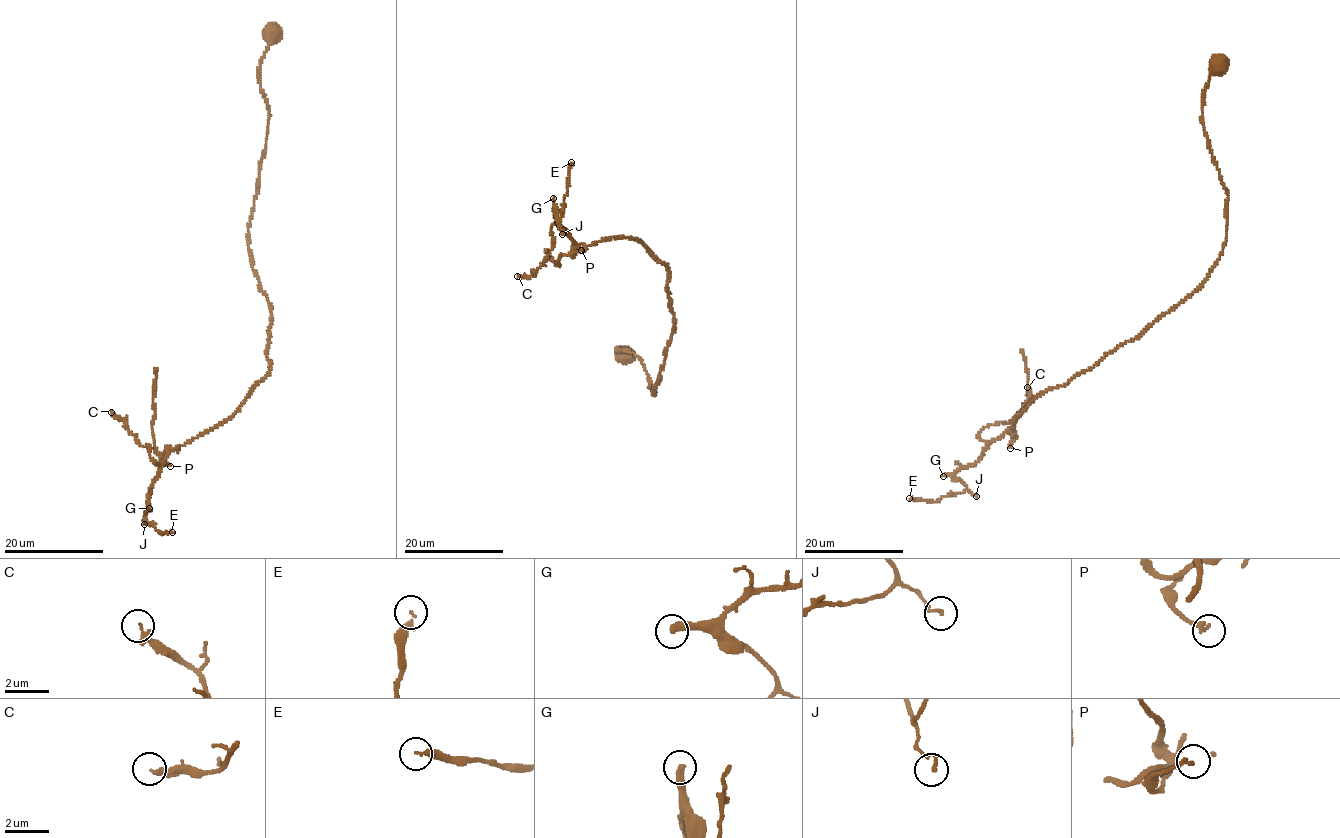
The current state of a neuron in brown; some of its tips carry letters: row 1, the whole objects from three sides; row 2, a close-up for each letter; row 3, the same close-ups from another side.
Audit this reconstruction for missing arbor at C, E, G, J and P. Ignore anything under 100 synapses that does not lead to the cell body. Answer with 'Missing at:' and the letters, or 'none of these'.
Missing at: none of these

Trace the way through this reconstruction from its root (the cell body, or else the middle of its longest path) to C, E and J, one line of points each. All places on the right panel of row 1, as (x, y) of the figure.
C: (1221, 63), (1202, 115), (1227, 193), (1219, 260), (1138, 336), (985, 443), (980, 430), (1013, 421), (1027, 387)
E: (1221, 63), (1202, 115), (1227, 193), (1210, 275), (1035, 399), (955, 472), (964, 492), (909, 498)
J: (1221, 63), (1202, 115), (1227, 193), (1219, 260), (1191, 294), (1035, 399), (1013, 429), (955, 472), (976, 496)

